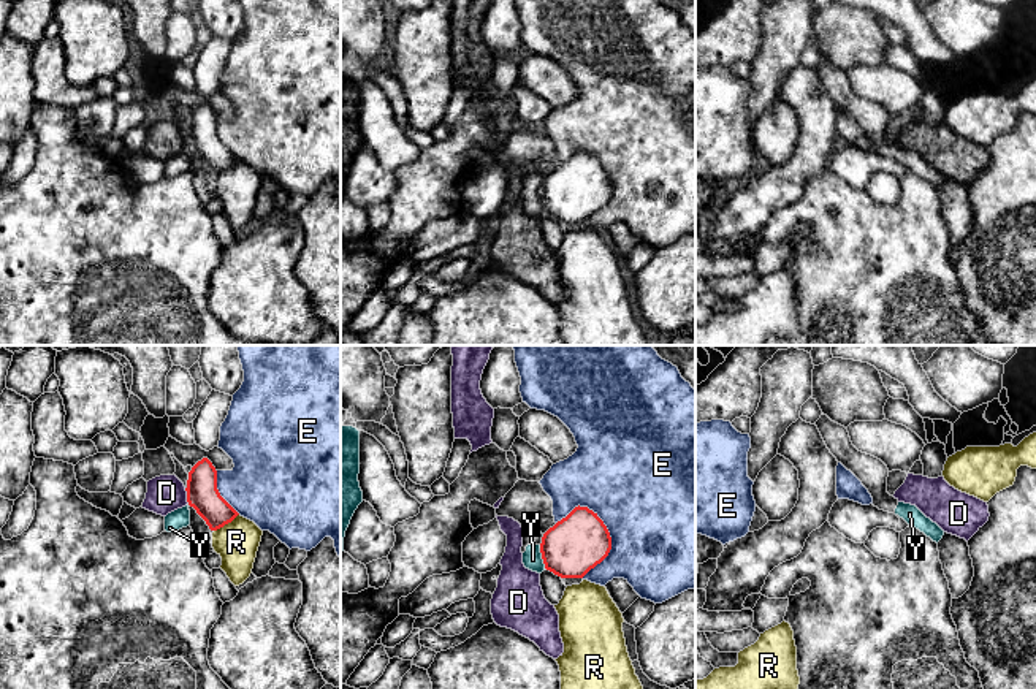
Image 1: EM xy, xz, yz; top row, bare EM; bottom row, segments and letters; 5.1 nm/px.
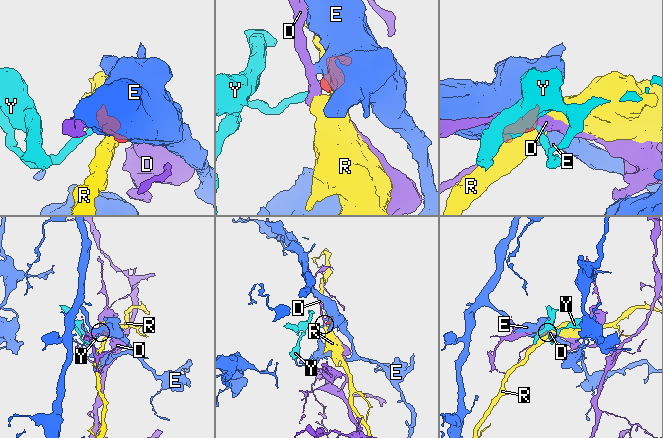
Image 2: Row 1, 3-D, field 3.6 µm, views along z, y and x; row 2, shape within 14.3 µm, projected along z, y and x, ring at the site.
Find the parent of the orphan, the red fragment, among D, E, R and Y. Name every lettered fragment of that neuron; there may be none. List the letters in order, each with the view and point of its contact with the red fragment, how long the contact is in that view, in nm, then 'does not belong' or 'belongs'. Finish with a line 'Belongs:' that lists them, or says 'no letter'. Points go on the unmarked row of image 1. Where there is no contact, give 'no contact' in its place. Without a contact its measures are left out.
D: contact xy (187, 141); length 80 nm; does not belong
E: contact xz (610, 184); length 380 nm; does not belong
R: contact xy (225, 168); length 160 nm; does not belong
Y: contact xz (542, 201); length 120 nm; belongs
Belongs: Y

